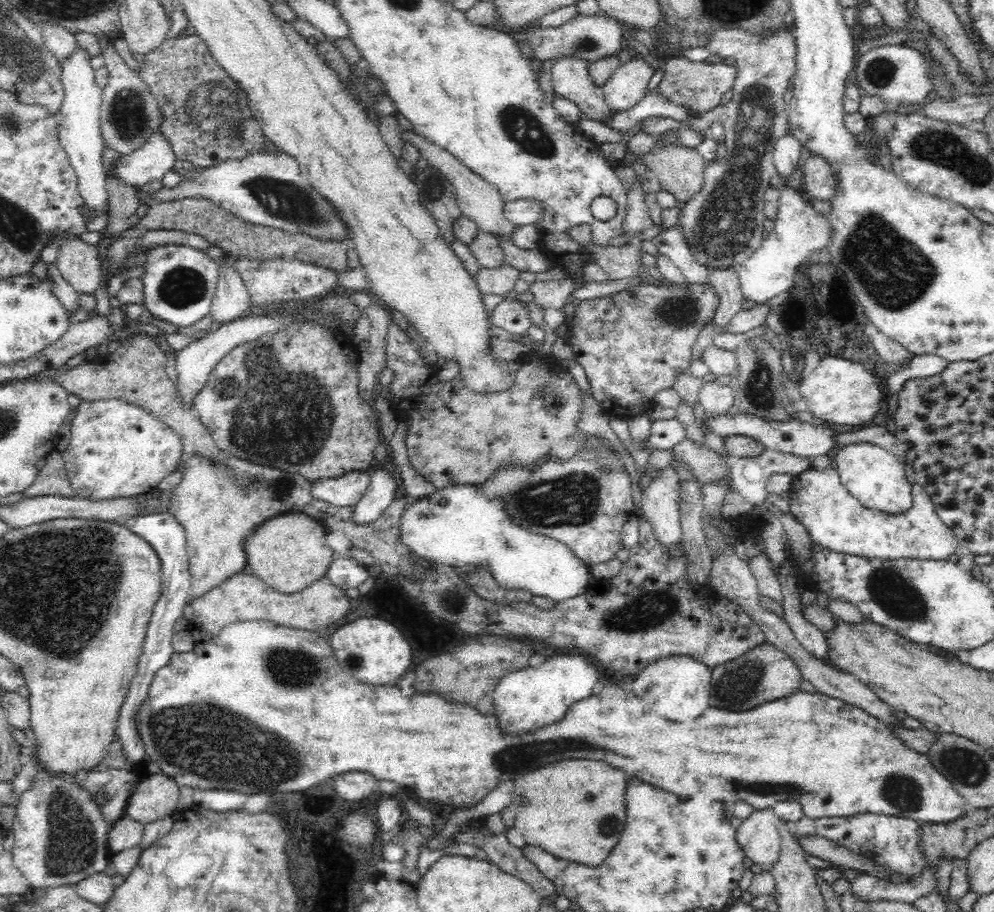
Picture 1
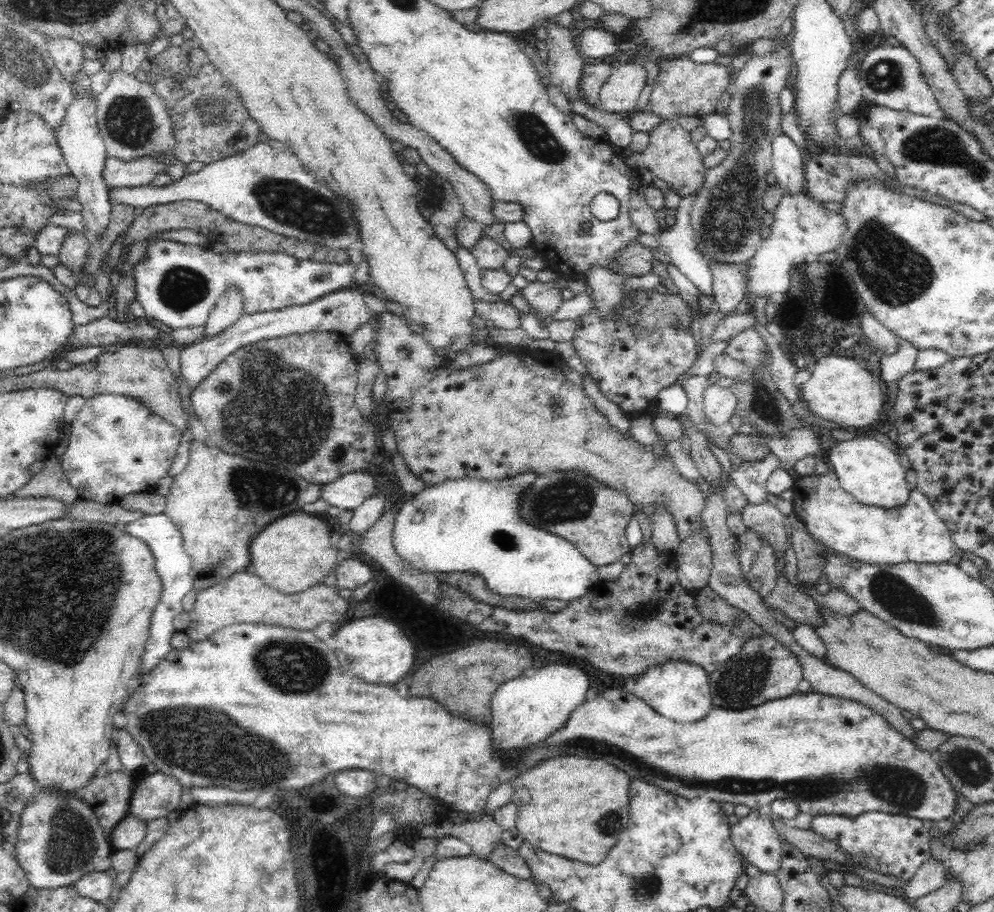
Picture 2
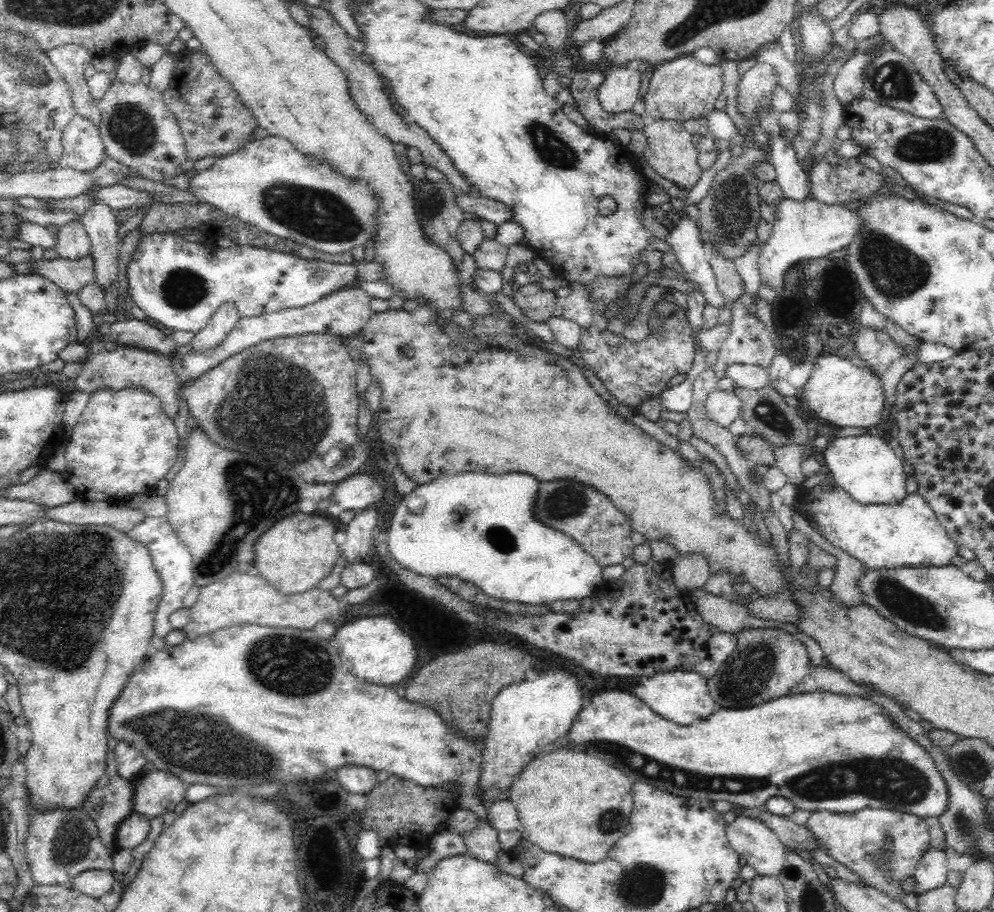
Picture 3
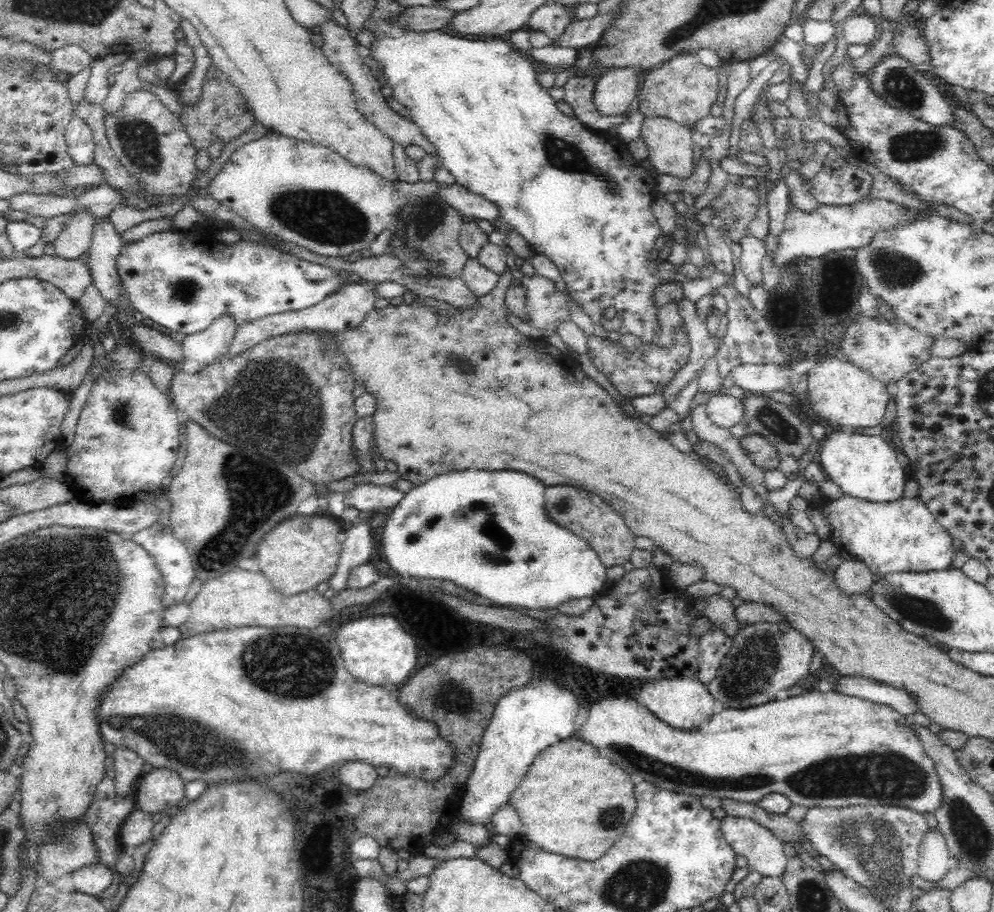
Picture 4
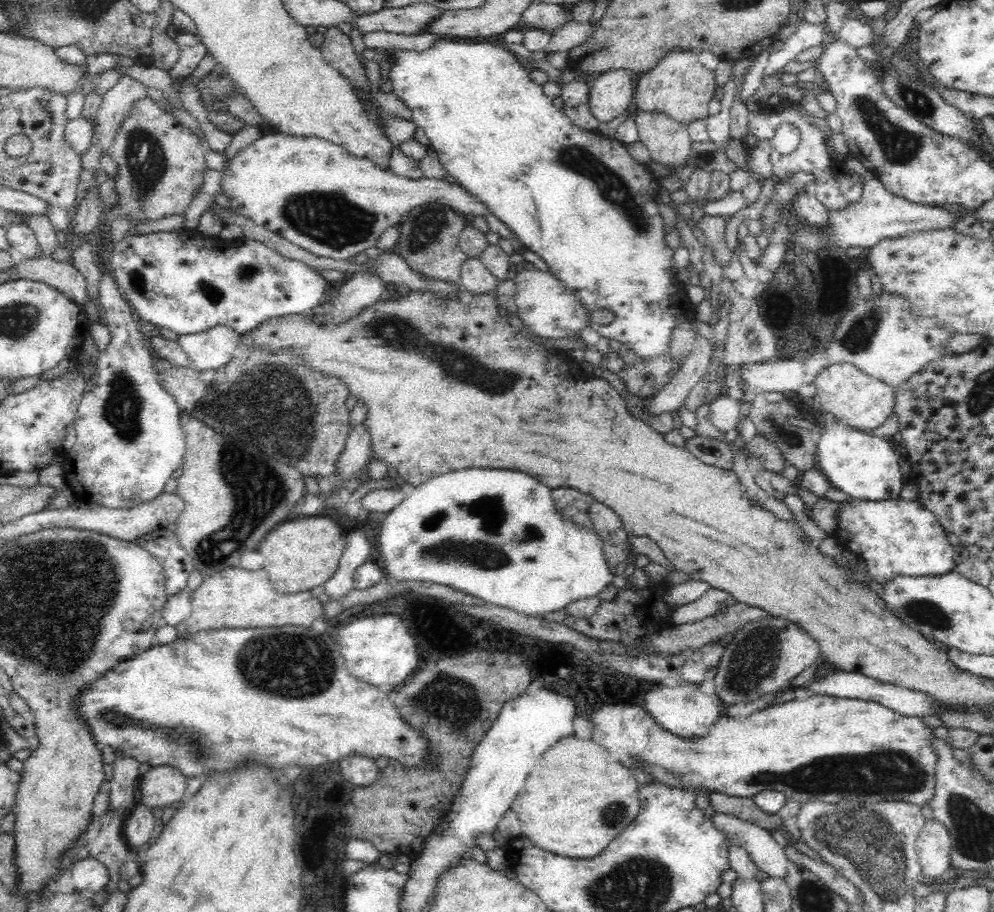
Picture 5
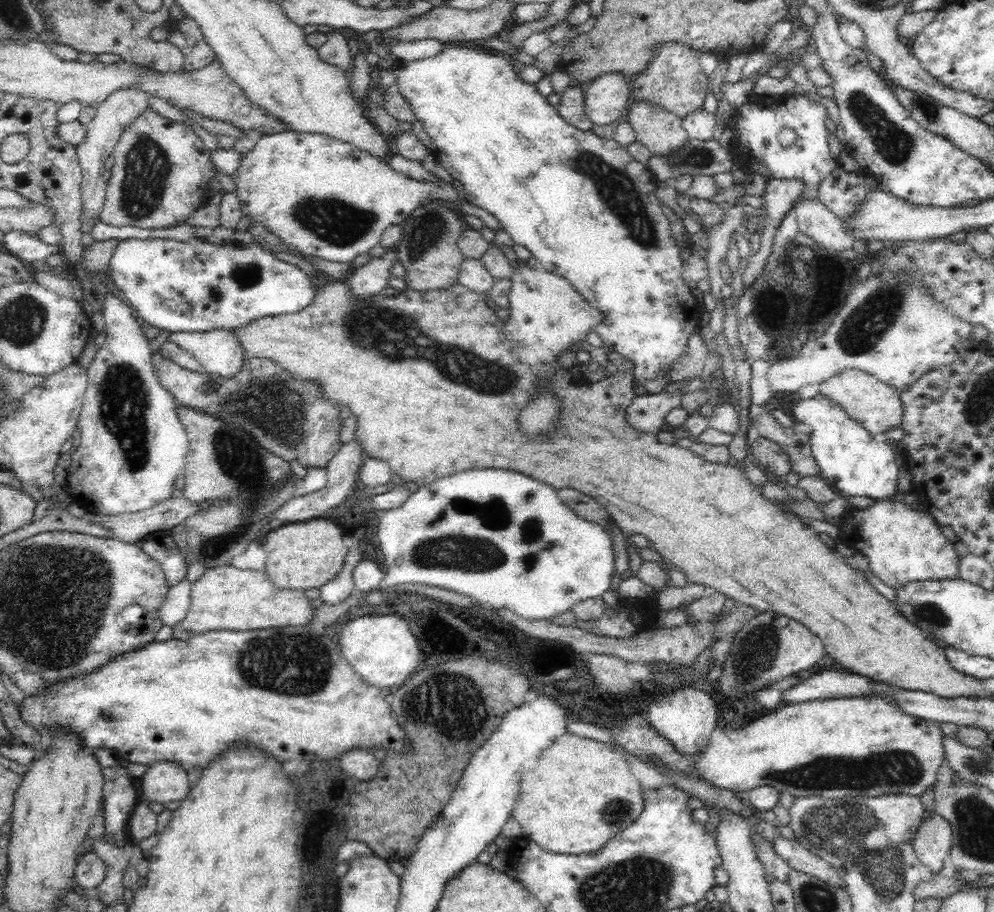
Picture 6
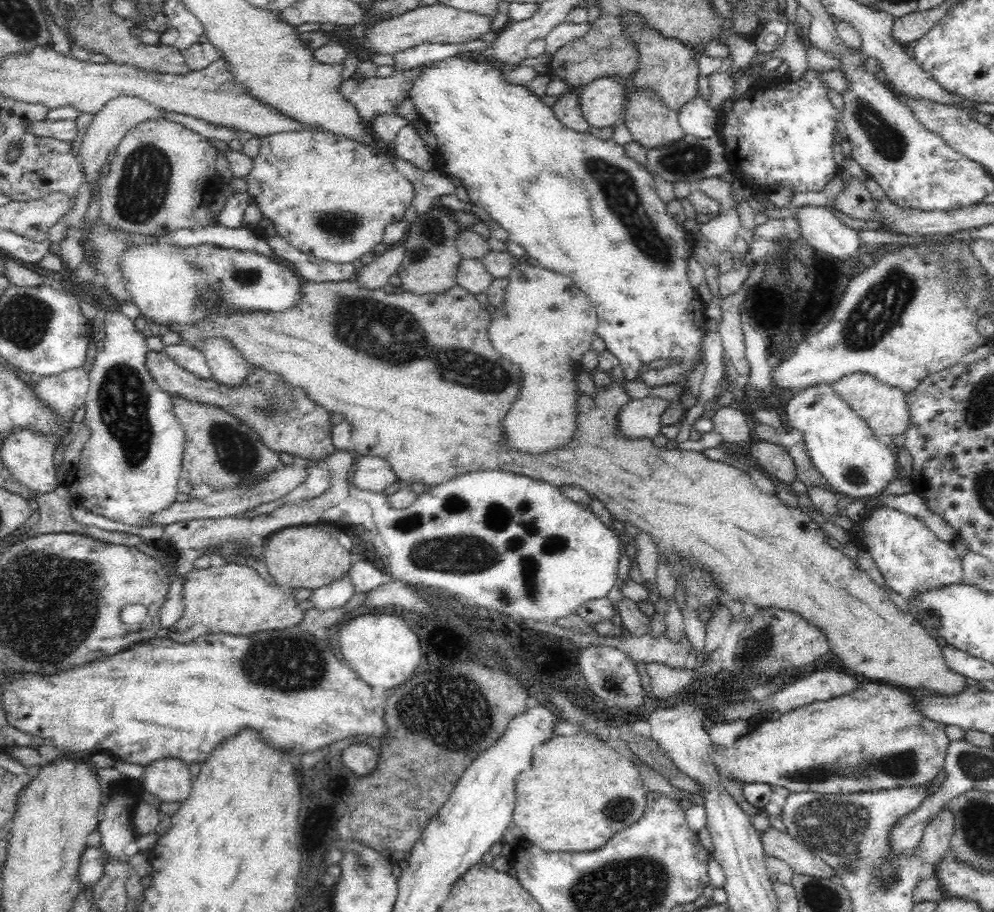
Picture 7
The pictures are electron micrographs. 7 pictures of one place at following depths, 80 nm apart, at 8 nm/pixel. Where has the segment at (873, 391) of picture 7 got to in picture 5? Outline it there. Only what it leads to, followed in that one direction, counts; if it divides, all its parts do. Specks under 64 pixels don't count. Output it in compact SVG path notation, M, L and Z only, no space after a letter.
M840 363L825 368L815 379L816 397L813 401L824 412L834 414L845 424L870 435L894 414L895 389L885 382L868 376L854 365Z

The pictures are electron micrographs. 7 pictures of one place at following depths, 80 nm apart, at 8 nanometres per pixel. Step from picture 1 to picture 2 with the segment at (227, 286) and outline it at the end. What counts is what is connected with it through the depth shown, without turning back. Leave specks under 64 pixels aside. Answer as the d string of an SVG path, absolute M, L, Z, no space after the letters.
M236 287L226 291L209 312L204 324L204 334L199 340L210 340L232 326L242 315L242 295Z

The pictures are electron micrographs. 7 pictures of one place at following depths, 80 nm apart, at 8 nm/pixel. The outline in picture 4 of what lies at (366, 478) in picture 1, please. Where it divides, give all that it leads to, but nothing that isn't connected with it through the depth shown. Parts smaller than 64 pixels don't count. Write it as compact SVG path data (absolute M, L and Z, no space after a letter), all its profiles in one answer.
M360 484L349 493L345 493L345 506L354 506L365 512L382 510L396 506L405 495L395 486Z

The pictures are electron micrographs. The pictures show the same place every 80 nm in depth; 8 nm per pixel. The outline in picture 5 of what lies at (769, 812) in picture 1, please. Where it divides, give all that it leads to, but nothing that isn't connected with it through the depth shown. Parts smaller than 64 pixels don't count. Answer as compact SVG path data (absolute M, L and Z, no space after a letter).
M720 812L712 814L710 821L714 828L745 848L759 870L771 877L785 878L790 862L782 845L774 841L767 829Z

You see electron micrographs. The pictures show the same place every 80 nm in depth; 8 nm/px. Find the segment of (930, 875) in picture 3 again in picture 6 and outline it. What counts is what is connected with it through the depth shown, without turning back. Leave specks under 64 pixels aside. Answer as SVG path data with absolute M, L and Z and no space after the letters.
M934 815L921 823L913 847L926 875L938 873L942 868L942 862L950 852L952 839L950 823L943 816Z

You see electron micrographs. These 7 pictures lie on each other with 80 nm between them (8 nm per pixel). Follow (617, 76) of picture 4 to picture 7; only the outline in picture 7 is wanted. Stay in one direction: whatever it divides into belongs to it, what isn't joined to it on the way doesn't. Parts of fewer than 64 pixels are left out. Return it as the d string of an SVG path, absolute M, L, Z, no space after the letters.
M598 78L580 88L578 102L582 117L598 128L616 126L623 118L627 95L617 78Z

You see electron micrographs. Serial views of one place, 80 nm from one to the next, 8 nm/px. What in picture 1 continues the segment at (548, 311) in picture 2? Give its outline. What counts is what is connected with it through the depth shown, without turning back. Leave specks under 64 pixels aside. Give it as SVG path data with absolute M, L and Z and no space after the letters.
M537 278L529 285L529 290L532 298L542 310L547 308L561 309L568 299L568 294L574 289L574 278L566 278L562 280L551 279L542 281Z

